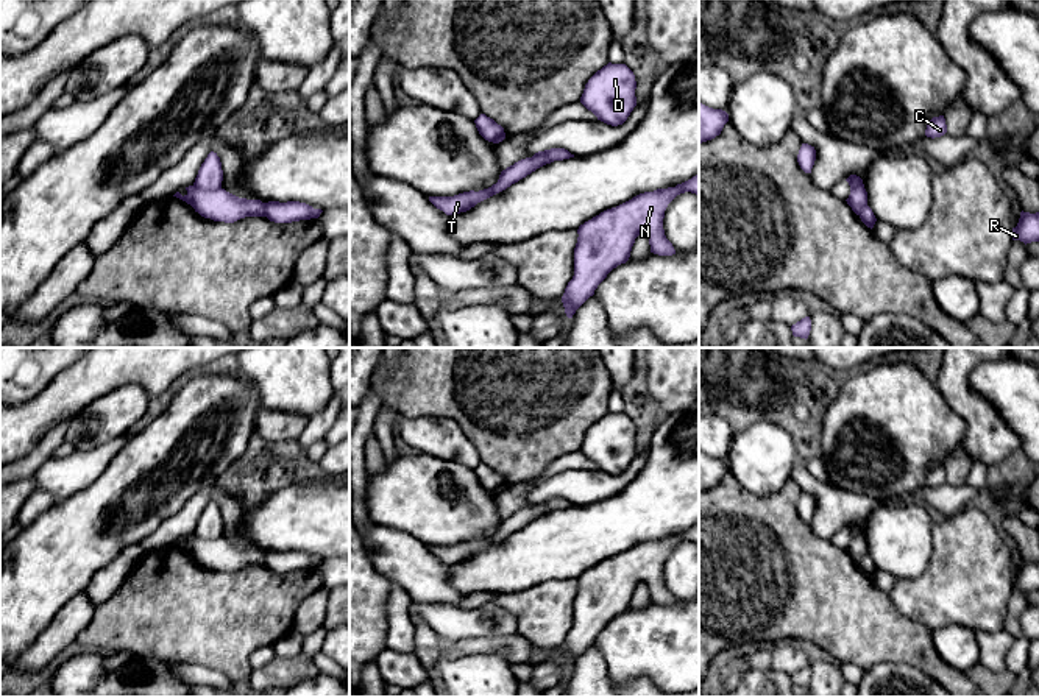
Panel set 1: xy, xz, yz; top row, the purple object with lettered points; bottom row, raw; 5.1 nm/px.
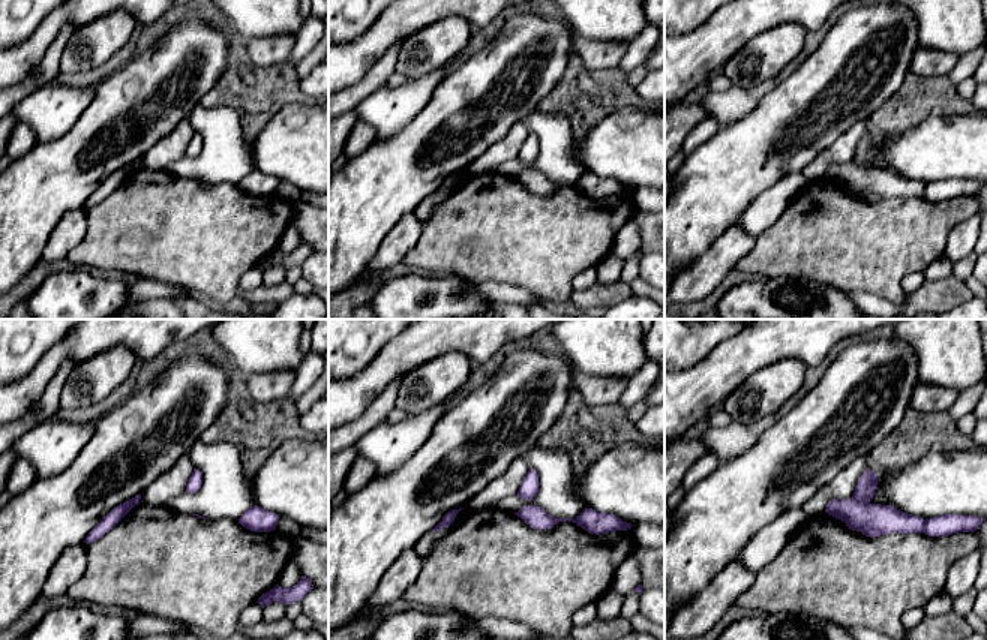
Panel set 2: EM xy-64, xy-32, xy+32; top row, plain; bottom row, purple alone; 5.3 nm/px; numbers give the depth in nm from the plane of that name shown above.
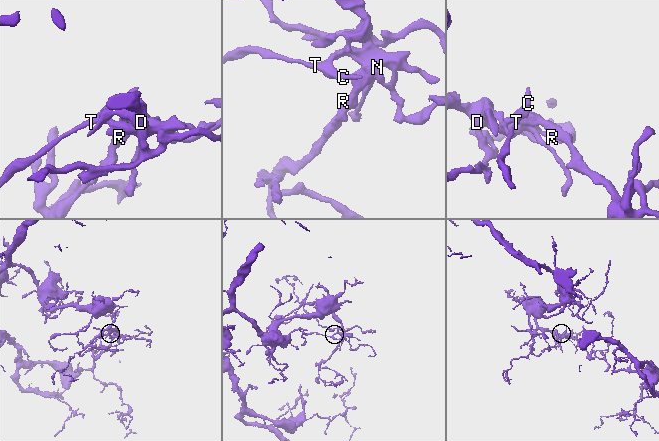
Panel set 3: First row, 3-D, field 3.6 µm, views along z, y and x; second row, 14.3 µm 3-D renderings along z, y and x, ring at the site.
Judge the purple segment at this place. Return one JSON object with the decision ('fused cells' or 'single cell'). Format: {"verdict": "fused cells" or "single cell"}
{"verdict": "fused cells"}

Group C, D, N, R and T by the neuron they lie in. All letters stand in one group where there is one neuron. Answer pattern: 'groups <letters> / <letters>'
groups C T / D N R

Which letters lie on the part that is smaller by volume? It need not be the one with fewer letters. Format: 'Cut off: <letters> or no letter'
Cut off: C, T

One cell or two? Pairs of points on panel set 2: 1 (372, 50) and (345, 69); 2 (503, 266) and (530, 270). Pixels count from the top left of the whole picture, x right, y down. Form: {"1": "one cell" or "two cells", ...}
{"1": "one cell", "2": "one cell"}

